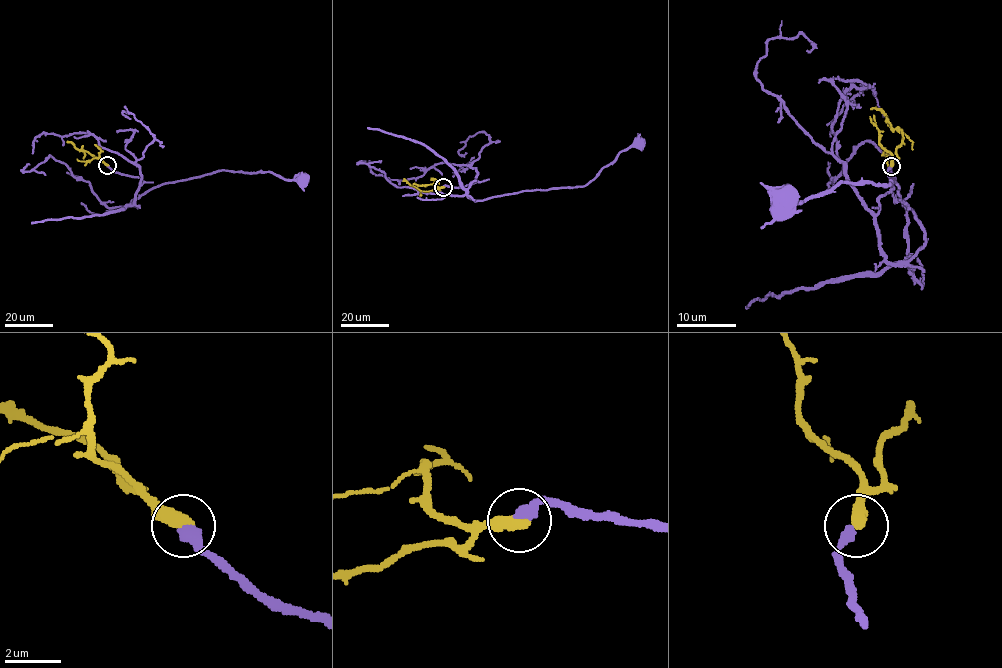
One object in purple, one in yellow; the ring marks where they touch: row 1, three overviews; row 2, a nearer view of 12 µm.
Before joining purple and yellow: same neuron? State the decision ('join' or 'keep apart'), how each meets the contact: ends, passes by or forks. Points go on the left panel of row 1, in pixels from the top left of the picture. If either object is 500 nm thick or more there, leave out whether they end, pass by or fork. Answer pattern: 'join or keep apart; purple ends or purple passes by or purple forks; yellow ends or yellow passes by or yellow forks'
join

